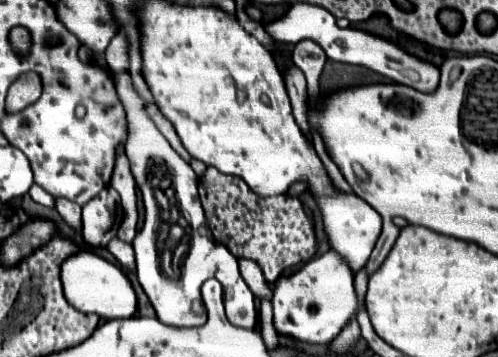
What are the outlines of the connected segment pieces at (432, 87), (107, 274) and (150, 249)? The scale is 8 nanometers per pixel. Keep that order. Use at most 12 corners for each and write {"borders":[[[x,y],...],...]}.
{"borders":[[[294,3],[264,25],[278,43],[314,41],[328,59],[364,65],[422,93],[440,71],[394,43],[340,29]],[[90,251],[64,261],[68,303],[125,319],[137,309],[128,276]],[[130,75],[126,157],[144,195],[140,285],[170,327],[204,325],[218,279],[228,321],[254,295],[208,229],[198,175],[156,129]]]}

